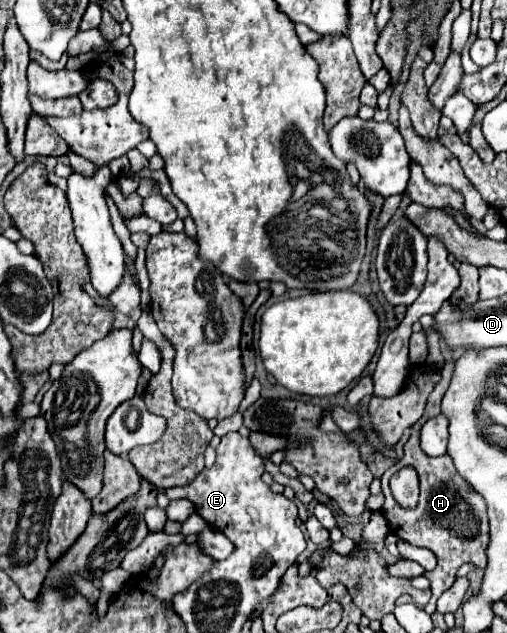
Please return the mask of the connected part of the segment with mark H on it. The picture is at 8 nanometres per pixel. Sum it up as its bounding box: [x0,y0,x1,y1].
[382,423,488,615]

